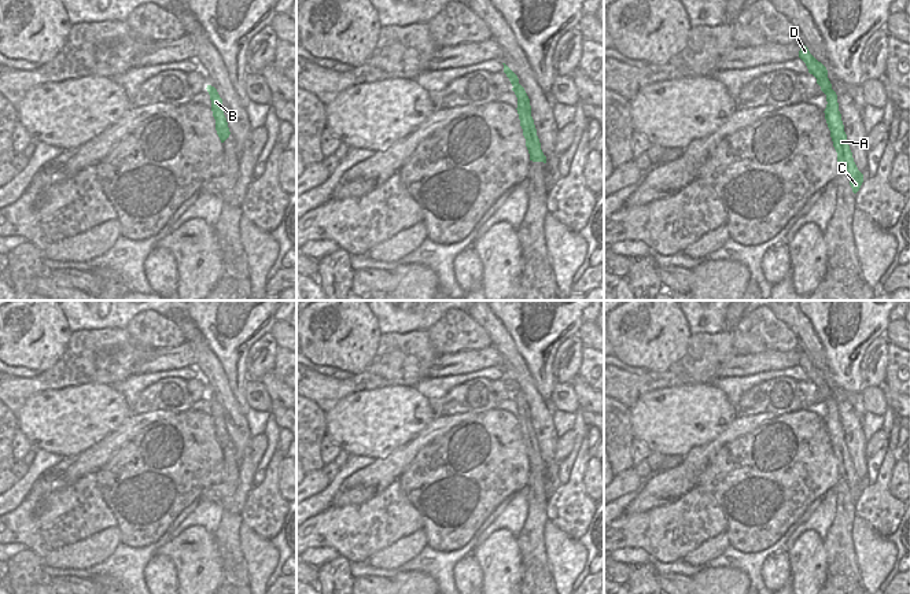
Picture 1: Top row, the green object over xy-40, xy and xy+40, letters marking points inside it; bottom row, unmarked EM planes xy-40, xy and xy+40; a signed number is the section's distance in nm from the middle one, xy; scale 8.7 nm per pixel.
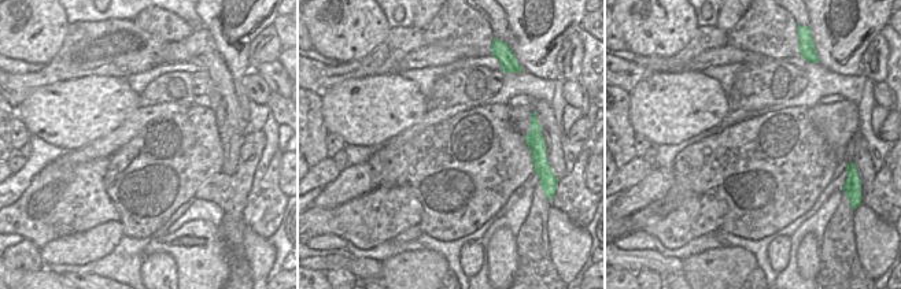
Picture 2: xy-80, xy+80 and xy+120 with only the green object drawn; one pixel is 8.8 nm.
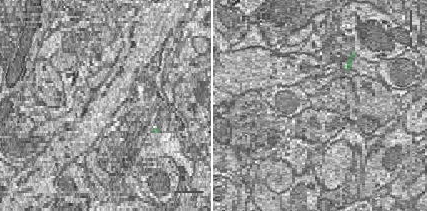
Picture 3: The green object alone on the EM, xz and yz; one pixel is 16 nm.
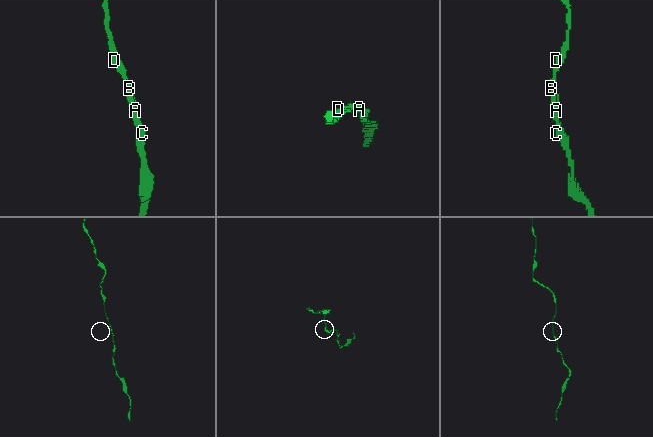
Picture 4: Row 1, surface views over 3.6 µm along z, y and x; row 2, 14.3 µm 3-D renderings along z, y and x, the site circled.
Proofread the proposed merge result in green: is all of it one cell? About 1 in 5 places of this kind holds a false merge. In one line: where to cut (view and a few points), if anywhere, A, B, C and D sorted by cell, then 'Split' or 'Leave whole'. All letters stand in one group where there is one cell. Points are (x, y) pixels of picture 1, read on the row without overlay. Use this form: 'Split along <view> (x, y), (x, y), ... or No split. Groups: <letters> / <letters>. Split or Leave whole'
No split. Groups: A B C D. Leave whole.

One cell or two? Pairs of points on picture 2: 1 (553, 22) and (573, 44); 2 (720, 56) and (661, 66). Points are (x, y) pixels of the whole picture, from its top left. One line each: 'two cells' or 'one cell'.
1: two cells
2: one cell

